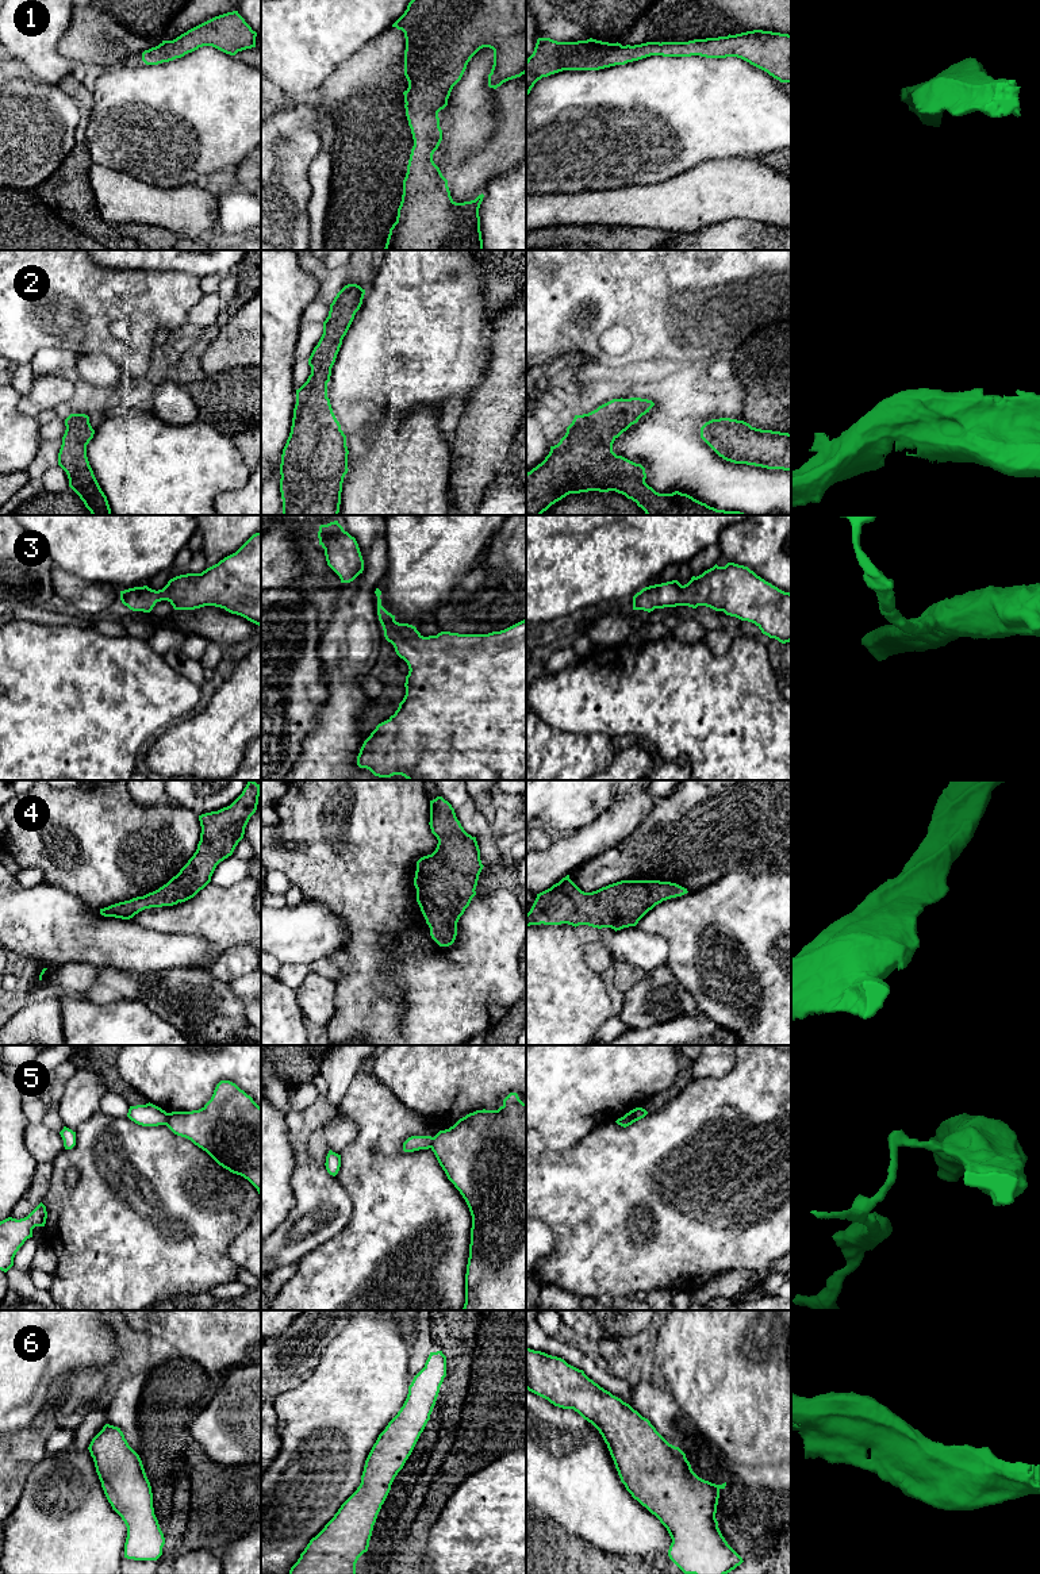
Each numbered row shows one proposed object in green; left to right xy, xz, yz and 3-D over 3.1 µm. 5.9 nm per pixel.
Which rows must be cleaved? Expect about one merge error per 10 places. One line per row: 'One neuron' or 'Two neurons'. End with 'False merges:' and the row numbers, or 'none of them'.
1: One neuron
2: One neuron
3: One neuron
4: One neuron
5: Two neurons
6: One neuron
False merges: 5

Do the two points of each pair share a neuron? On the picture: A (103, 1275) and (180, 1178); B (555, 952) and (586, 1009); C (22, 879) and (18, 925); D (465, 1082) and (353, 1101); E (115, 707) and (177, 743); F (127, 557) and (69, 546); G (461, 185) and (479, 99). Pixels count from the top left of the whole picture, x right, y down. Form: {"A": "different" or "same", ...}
{"A": "same", "B": "same", "C": "different", "D": "different", "E": "different", "F": "same", "G": "different"}

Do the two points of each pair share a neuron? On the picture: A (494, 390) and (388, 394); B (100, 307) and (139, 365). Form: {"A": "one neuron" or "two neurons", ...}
{"A": "two neurons", "B": "one neuron"}

